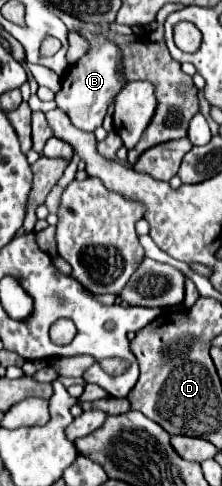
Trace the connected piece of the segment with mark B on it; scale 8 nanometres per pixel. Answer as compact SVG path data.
M80 32L80 34L90 42L90 50L74 66L70 66L70 70L62 76L62 90L56 94L56 104L70 116L76 128L96 130L102 126L108 102L112 102L124 86L122 84L124 80L118 74L120 50L116 44L108 42L96 32Z

